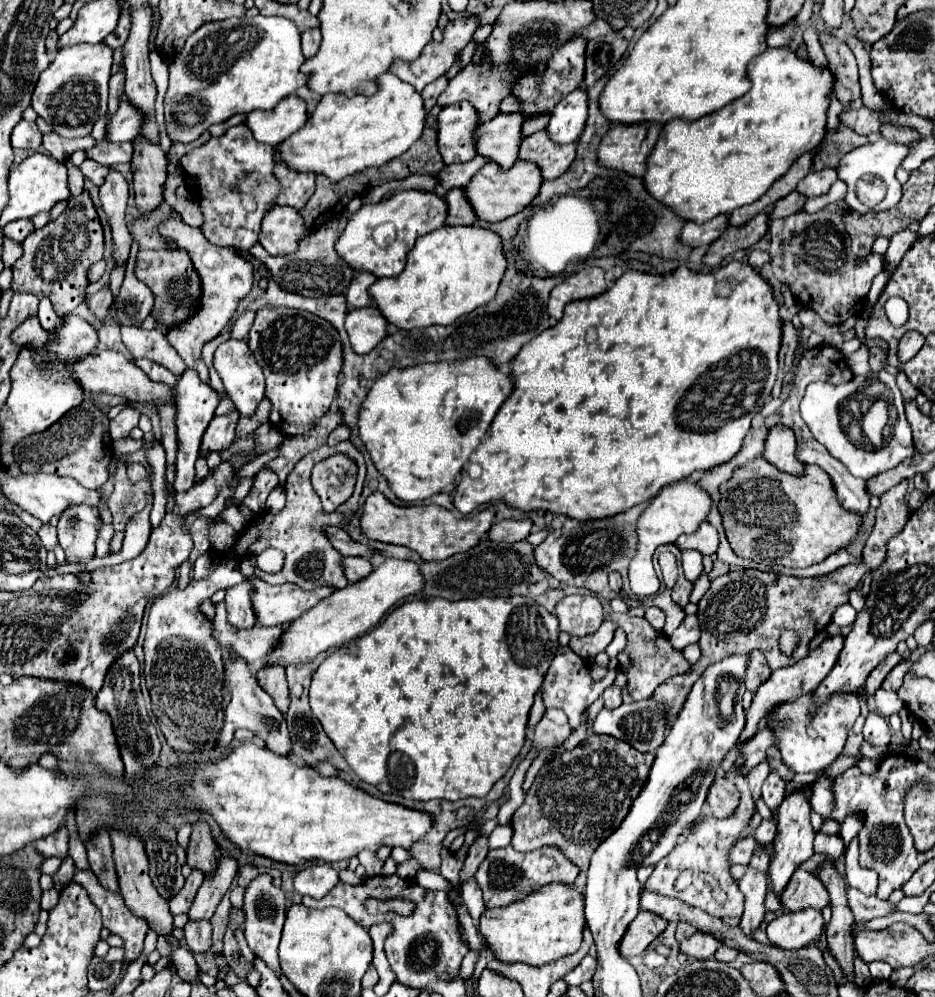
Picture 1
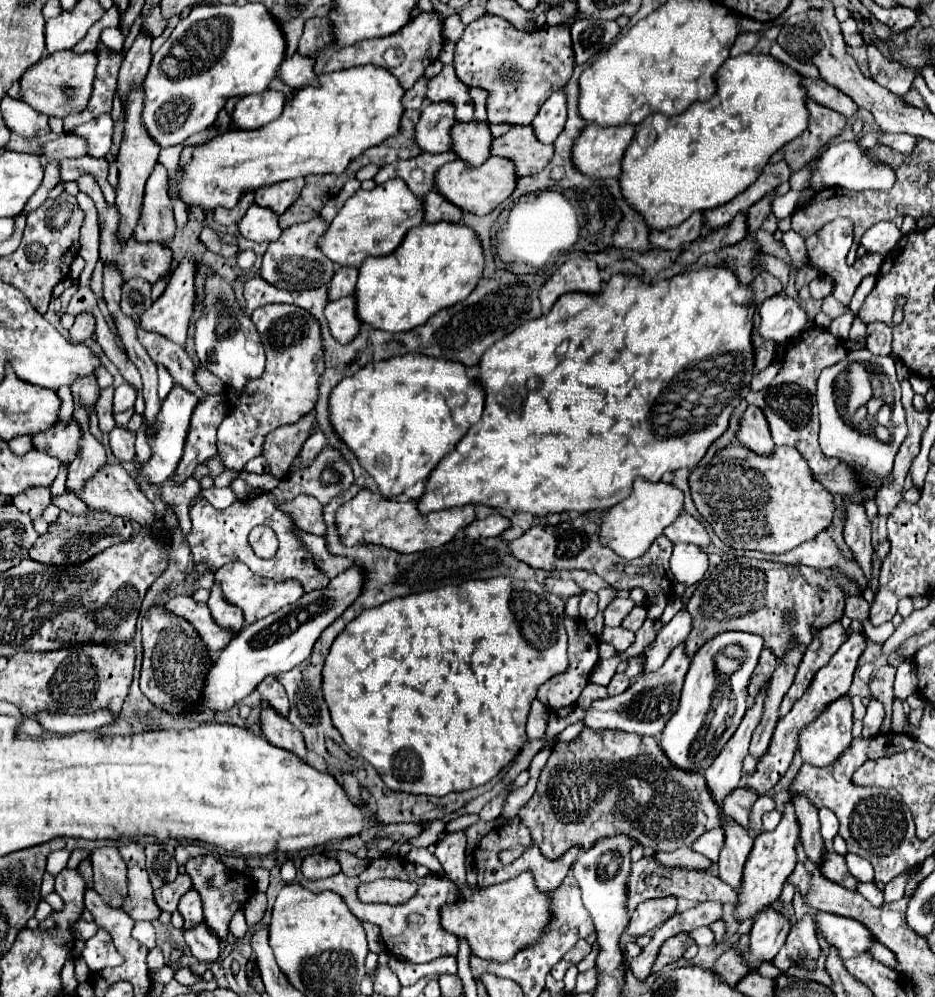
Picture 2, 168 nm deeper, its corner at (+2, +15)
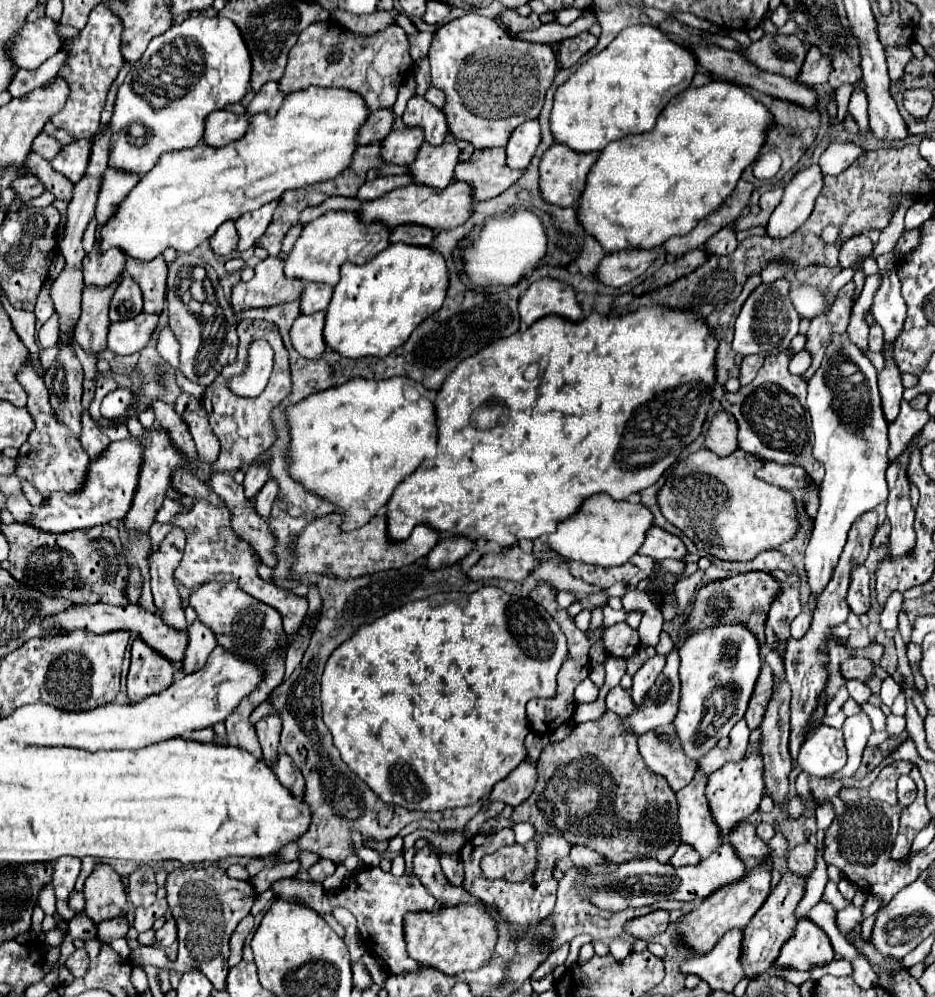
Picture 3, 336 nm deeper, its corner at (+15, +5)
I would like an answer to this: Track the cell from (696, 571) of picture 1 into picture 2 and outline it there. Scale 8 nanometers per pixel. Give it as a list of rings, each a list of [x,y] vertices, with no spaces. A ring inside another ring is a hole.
[[[678,543],[674,545],[674,553],[670,557],[670,569],[676,581],[694,585],[704,577],[708,569],[708,555],[696,545]]]

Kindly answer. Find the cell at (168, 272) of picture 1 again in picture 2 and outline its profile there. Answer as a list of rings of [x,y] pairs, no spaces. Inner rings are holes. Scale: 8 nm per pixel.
[[[82,175],[78,179],[78,187],[80,191],[88,193],[92,197],[92,201],[96,203],[96,209],[98,209],[98,223],[100,223],[100,259],[102,261],[112,261],[120,267],[122,271],[122,277],[124,281],[126,279],[132,279],[132,277],[142,277],[150,283],[156,283],[160,277],[168,277],[168,273],[172,271],[172,249],[170,247],[164,247],[160,243],[140,243],[136,241],[136,237],[132,235],[128,241],[118,241],[118,227],[120,227],[120,211],[116,205],[108,205],[102,191],[100,191],[100,185],[96,183],[94,177],[90,175]]]

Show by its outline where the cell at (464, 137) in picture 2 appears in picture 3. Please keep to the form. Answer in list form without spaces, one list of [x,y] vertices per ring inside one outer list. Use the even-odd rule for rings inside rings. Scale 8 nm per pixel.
[[[423,143],[419,147],[415,161],[407,165],[407,175],[413,177],[415,185],[445,189],[453,179],[453,169],[455,169],[457,163],[459,163],[459,149],[457,149],[455,143],[443,143],[441,147],[429,147],[429,143]]]

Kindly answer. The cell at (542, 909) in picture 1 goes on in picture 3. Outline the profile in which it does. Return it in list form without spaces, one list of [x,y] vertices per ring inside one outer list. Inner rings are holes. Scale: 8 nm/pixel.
[[[479,903],[407,913],[403,921],[407,955],[423,967],[433,967],[445,975],[455,975],[489,963],[493,955],[493,945],[497,941],[495,919]]]

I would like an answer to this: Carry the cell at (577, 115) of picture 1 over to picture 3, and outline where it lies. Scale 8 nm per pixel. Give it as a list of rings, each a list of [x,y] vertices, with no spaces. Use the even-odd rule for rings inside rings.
[[[525,121],[523,125],[519,125],[511,137],[509,143],[505,147],[507,151],[507,165],[511,169],[525,169],[529,165],[529,159],[533,157],[533,151],[537,149],[537,143],[541,141],[541,133],[539,133],[539,121]]]

